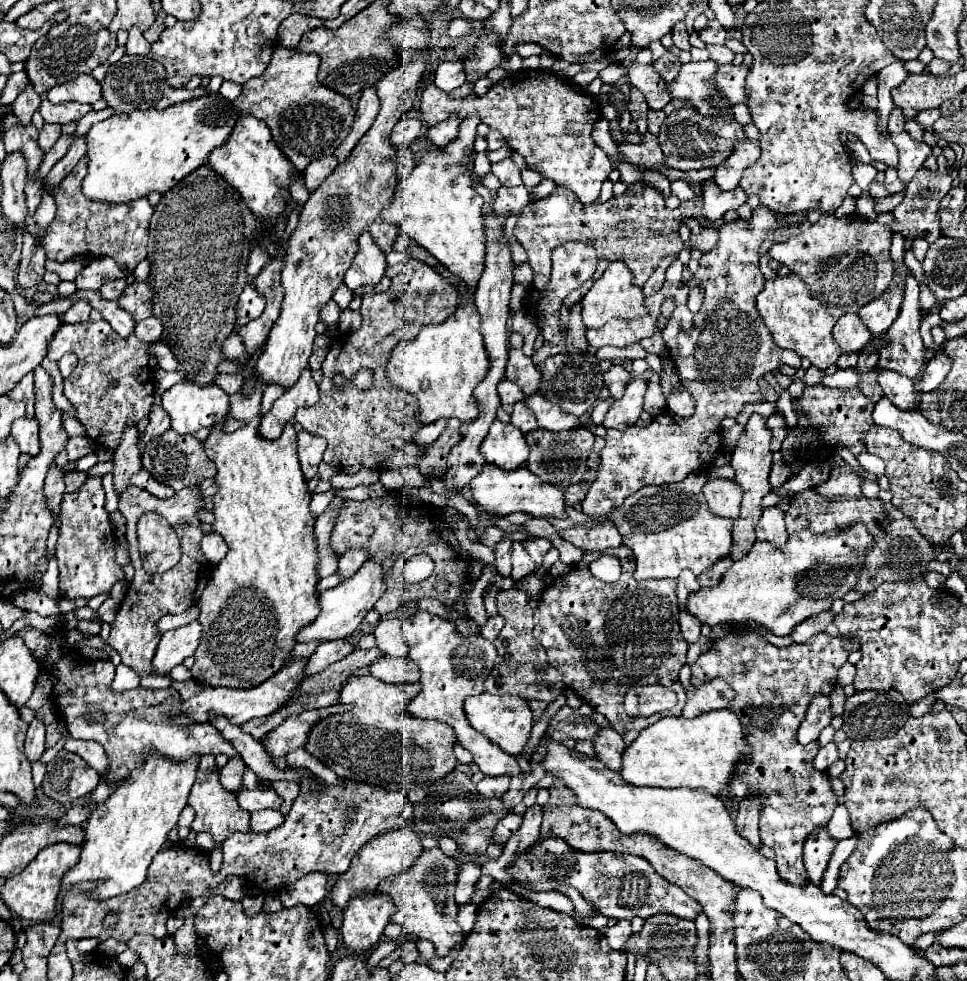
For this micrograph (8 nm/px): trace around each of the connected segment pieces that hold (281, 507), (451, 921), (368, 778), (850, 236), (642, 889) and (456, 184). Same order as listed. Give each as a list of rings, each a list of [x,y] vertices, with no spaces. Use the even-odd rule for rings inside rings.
[[[258,384],[258,388],[254,390],[252,396],[244,396],[244,394],[232,394],[230,396],[230,414],[228,418],[236,418],[236,420],[244,420],[248,426],[236,430],[234,434],[226,434],[222,432],[222,426],[224,422],[212,426],[212,434],[210,438],[204,442],[206,446],[206,454],[208,458],[212,458],[218,466],[218,474],[216,474],[216,484],[218,484],[218,494],[212,498],[214,502],[214,532],[220,534],[224,538],[224,542],[228,544],[228,554],[224,556],[224,560],[218,564],[216,572],[212,574],[208,586],[204,588],[200,600],[198,600],[198,606],[200,606],[200,618],[198,622],[202,624],[202,642],[198,646],[198,650],[194,652],[194,666],[192,666],[192,678],[196,678],[200,682],[200,674],[220,674],[220,686],[226,686],[226,688],[240,688],[240,690],[248,690],[248,688],[254,688],[254,686],[260,686],[262,682],[266,682],[268,678],[272,678],[278,670],[282,670],[286,664],[288,664],[288,658],[292,656],[292,648],[296,644],[296,636],[298,632],[312,624],[316,620],[316,616],[320,614],[320,604],[318,604],[318,572],[316,572],[316,564],[318,564],[318,550],[316,550],[316,538],[314,538],[314,524],[316,524],[316,518],[312,516],[310,512],[310,492],[308,492],[308,484],[306,480],[302,478],[302,472],[300,472],[300,464],[298,464],[298,440],[296,440],[296,430],[292,426],[286,426],[284,428],[284,434],[276,440],[276,442],[270,442],[270,440],[262,440],[258,436],[258,422],[260,422],[260,400],[262,400],[262,392],[264,392],[264,384]]]
[[[424,850],[420,862],[416,862],[412,870],[396,878],[388,878],[388,882],[380,884],[380,890],[392,898],[392,922],[404,926],[406,932],[418,938],[430,940],[436,946],[436,956],[446,958],[450,950],[464,938],[464,932],[456,922],[456,864],[452,858],[444,856],[442,850]]]
[[[350,676],[346,686],[340,692],[340,702],[354,704],[354,710],[324,718],[324,722],[318,722],[312,728],[312,734],[308,736],[306,752],[322,760],[328,768],[332,768],[340,778],[352,778],[352,780],[364,780],[374,786],[380,786],[384,790],[404,790],[408,792],[414,786],[414,778],[420,782],[436,782],[450,774],[458,760],[454,756],[454,744],[456,734],[454,730],[436,720],[420,720],[410,714],[408,704],[410,700],[422,690],[422,686],[416,684],[386,684],[382,680],[376,680],[374,676]]]
[[[822,216],[806,234],[792,236],[786,244],[774,244],[768,256],[804,278],[820,304],[834,318],[840,318],[848,312],[858,312],[888,288],[892,280],[890,238],[892,234],[888,234],[886,226],[868,222],[860,216]]]
[[[548,838],[544,846],[534,844],[522,858],[518,858],[514,868],[510,868],[510,874],[520,886],[534,890],[554,890],[560,884],[570,884],[586,898],[596,914],[604,914],[616,920],[632,920],[636,916],[646,920],[654,914],[670,914],[676,918],[696,920],[696,916],[702,912],[702,906],[680,886],[660,878],[646,858],[612,852],[576,854],[576,850],[568,850],[560,838]]]
[[[472,114],[464,118],[464,126],[460,128],[456,142],[450,142],[444,150],[432,148],[422,152],[420,162],[412,168],[412,174],[398,184],[390,208],[384,210],[384,220],[396,224],[404,234],[426,248],[450,270],[450,274],[458,276],[468,290],[478,286],[486,254],[482,224],[484,200],[472,186],[472,174],[468,172],[470,160],[466,156],[466,148],[474,144],[478,124],[480,116]]]

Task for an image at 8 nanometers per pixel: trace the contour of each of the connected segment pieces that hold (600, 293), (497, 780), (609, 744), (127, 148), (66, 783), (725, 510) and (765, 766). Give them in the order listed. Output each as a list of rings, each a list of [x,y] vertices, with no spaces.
[[[610,262],[604,276],[594,282],[594,286],[588,290],[588,294],[582,298],[582,320],[586,328],[602,328],[612,318],[622,320],[634,320],[648,314],[644,308],[644,292],[634,284],[632,272],[628,272],[628,266],[624,262]]]
[[[486,776],[484,780],[480,780],[478,782],[478,792],[482,794],[482,796],[488,796],[488,798],[492,798],[492,796],[496,796],[496,798],[500,798],[502,794],[506,794],[508,792],[508,784],[510,784],[510,776]]]
[[[602,728],[600,738],[596,738],[594,742],[594,748],[598,760],[602,760],[610,770],[622,770],[622,754],[626,750],[626,744],[618,732],[614,732],[612,728]]]
[[[208,94],[202,98],[192,98],[178,102],[174,106],[168,106],[164,110],[134,110],[134,112],[120,112],[114,114],[98,124],[94,124],[86,136],[88,140],[88,152],[86,158],[90,160],[88,164],[88,174],[82,182],[82,192],[90,200],[100,200],[100,202],[132,202],[136,198],[146,198],[150,192],[160,192],[166,194],[176,186],[182,178],[186,178],[190,172],[198,170],[208,162],[208,156],[224,146],[236,128],[238,122],[238,112],[230,100],[224,96]]]
[[[60,750],[58,758],[46,764],[42,790],[48,798],[60,804],[70,804],[90,794],[98,786],[98,782],[98,772],[90,768],[80,756]]]
[[[712,478],[702,488],[710,512],[724,516],[724,518],[738,518],[740,516],[740,502],[742,502],[742,488],[734,480],[726,478]]]
[[[748,632],[748,634],[726,634],[724,638],[712,642],[710,650],[704,652],[694,664],[692,664],[692,684],[698,686],[700,682],[712,680],[712,678],[722,678],[726,680],[734,692],[736,698],[732,700],[732,712],[740,718],[742,726],[746,728],[746,740],[752,746],[752,758],[748,762],[740,762],[736,768],[736,778],[730,782],[730,802],[740,802],[746,798],[746,792],[754,790],[754,784],[758,784],[760,790],[760,800],[762,800],[762,812],[760,812],[760,836],[762,844],[774,848],[776,852],[776,864],[778,864],[778,874],[796,886],[806,886],[808,884],[808,874],[802,864],[802,846],[808,834],[816,828],[824,828],[828,820],[832,818],[834,808],[838,806],[838,798],[832,792],[830,778],[826,772],[818,772],[812,766],[812,758],[818,752],[818,744],[808,744],[800,746],[796,742],[796,730],[800,722],[804,720],[804,714],[808,710],[808,704],[812,702],[814,696],[824,694],[828,696],[838,680],[838,668],[848,660],[850,652],[860,650],[860,640],[856,636],[830,636],[828,632],[818,632],[814,634],[808,642],[802,644],[790,644],[788,648],[776,648],[774,644],[766,642],[758,632]]]

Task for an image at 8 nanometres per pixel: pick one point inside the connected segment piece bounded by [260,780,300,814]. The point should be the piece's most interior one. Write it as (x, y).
(288, 790)

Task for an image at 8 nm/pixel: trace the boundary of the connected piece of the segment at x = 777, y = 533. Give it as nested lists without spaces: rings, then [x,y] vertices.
[[[770,506],[762,510],[760,522],[756,524],[756,538],[768,540],[774,546],[782,546],[788,540],[786,524],[784,524],[784,512],[778,506]]]

